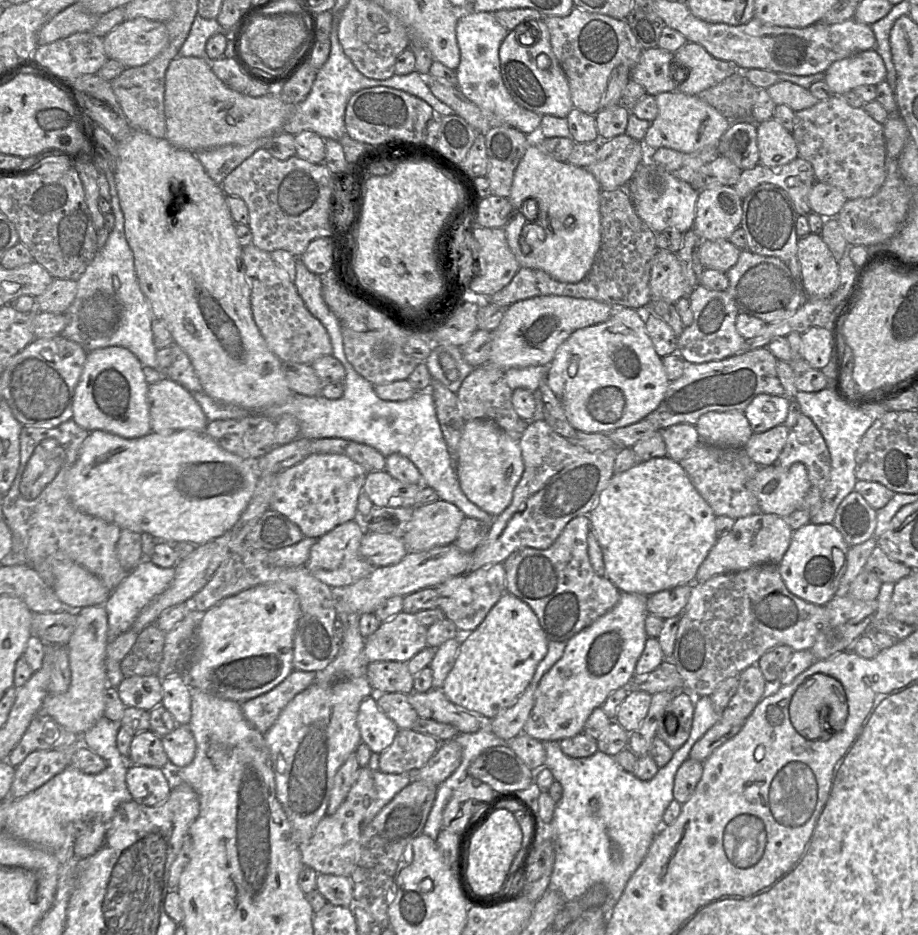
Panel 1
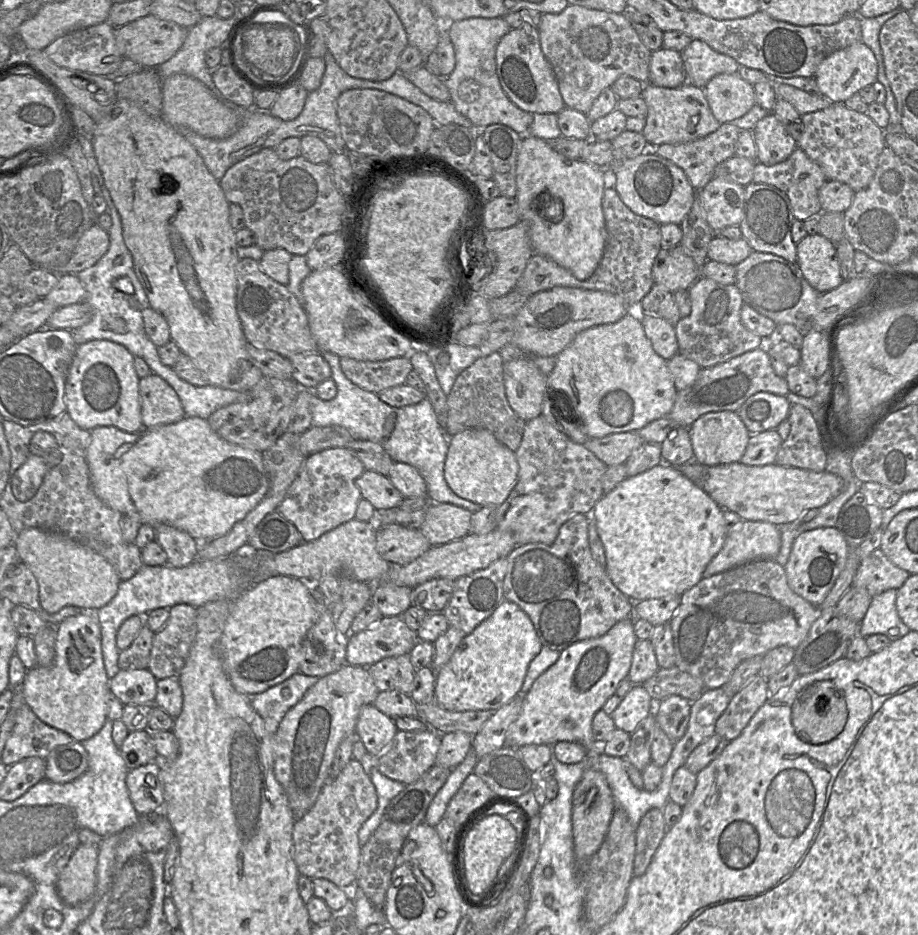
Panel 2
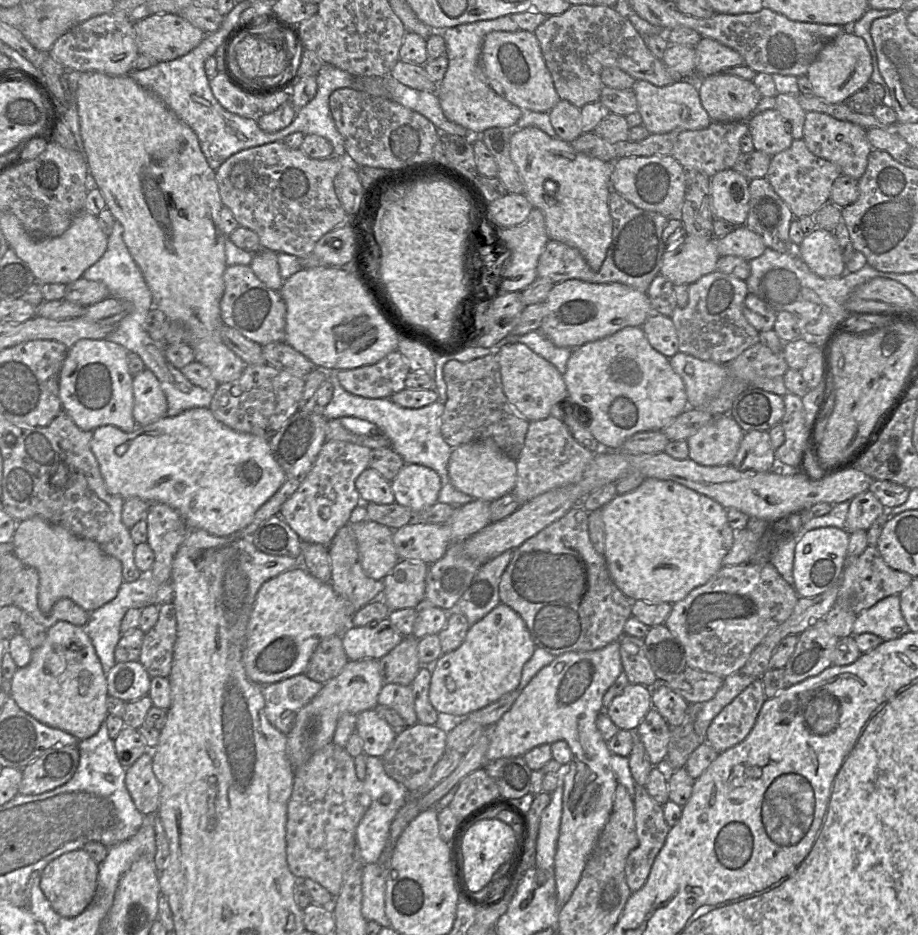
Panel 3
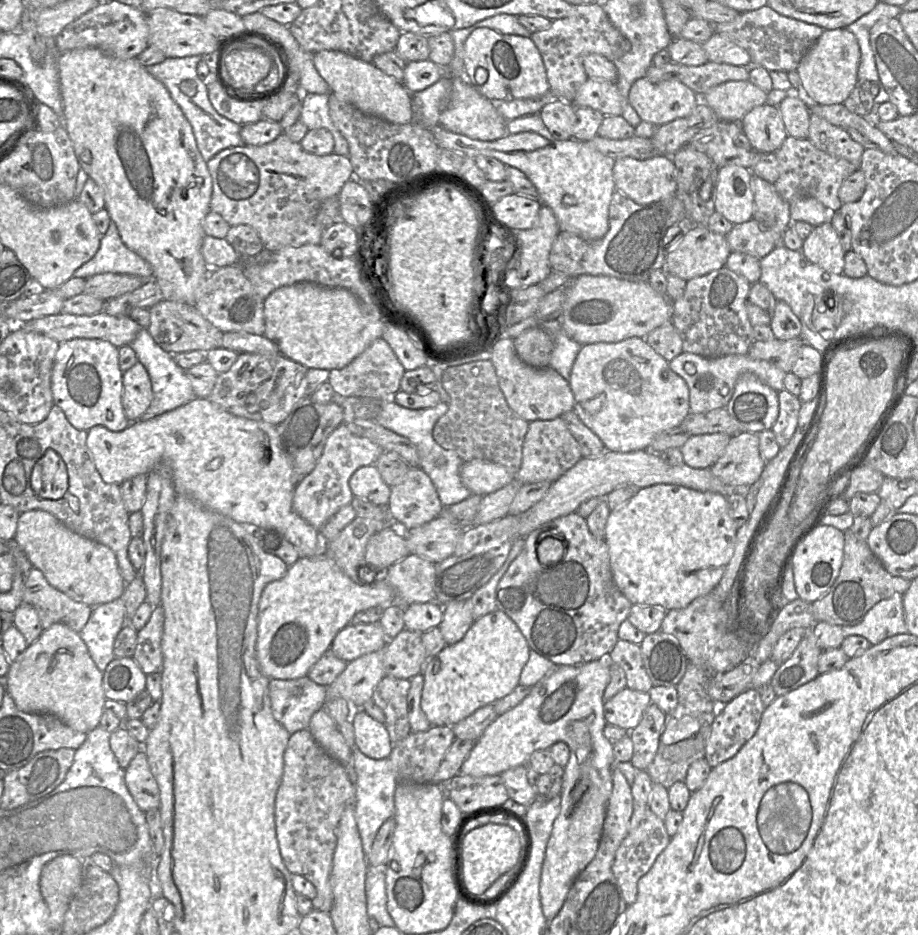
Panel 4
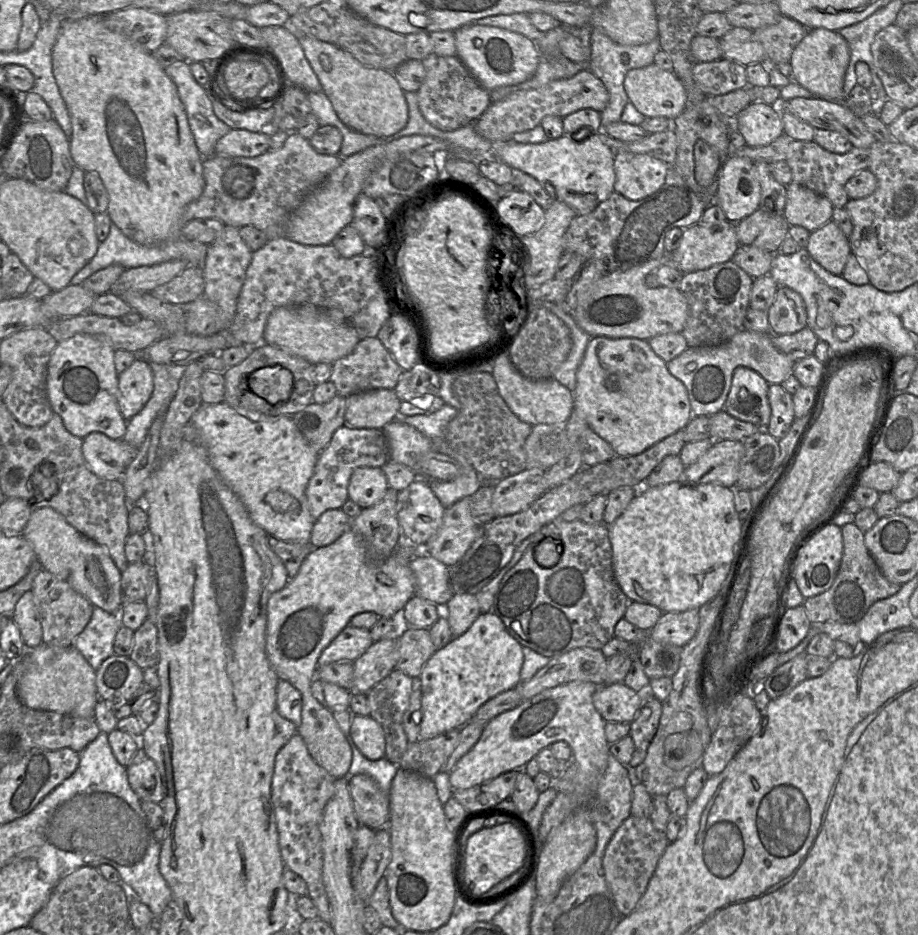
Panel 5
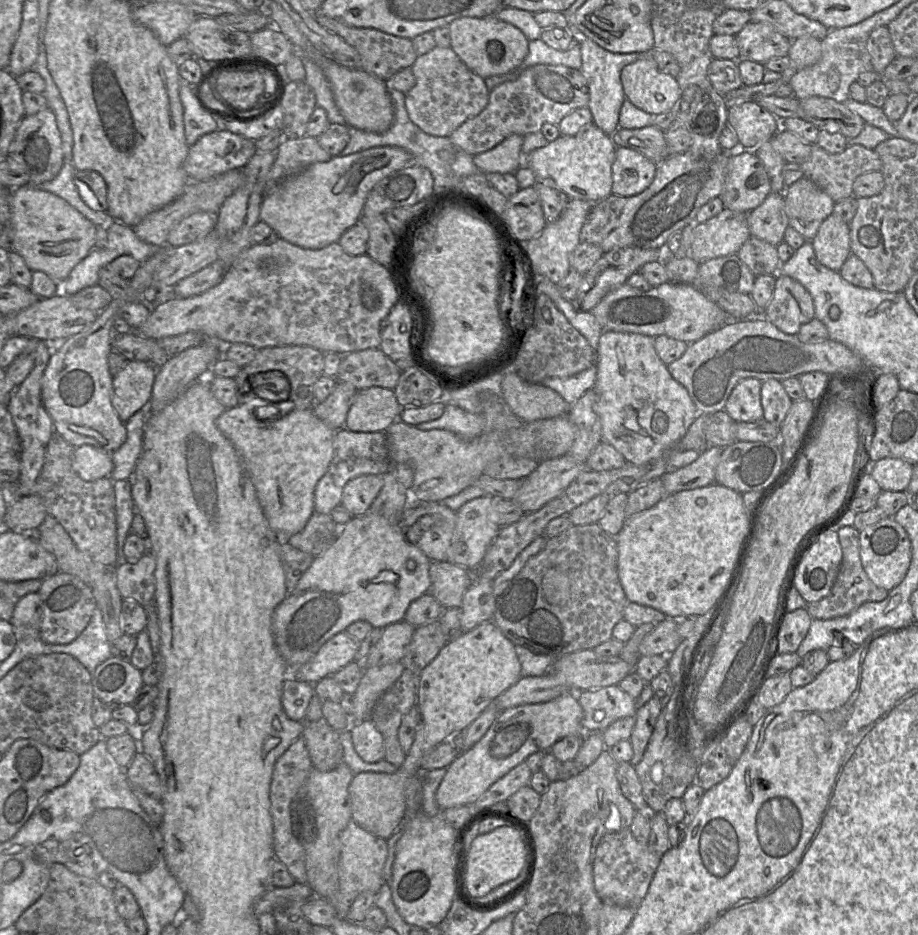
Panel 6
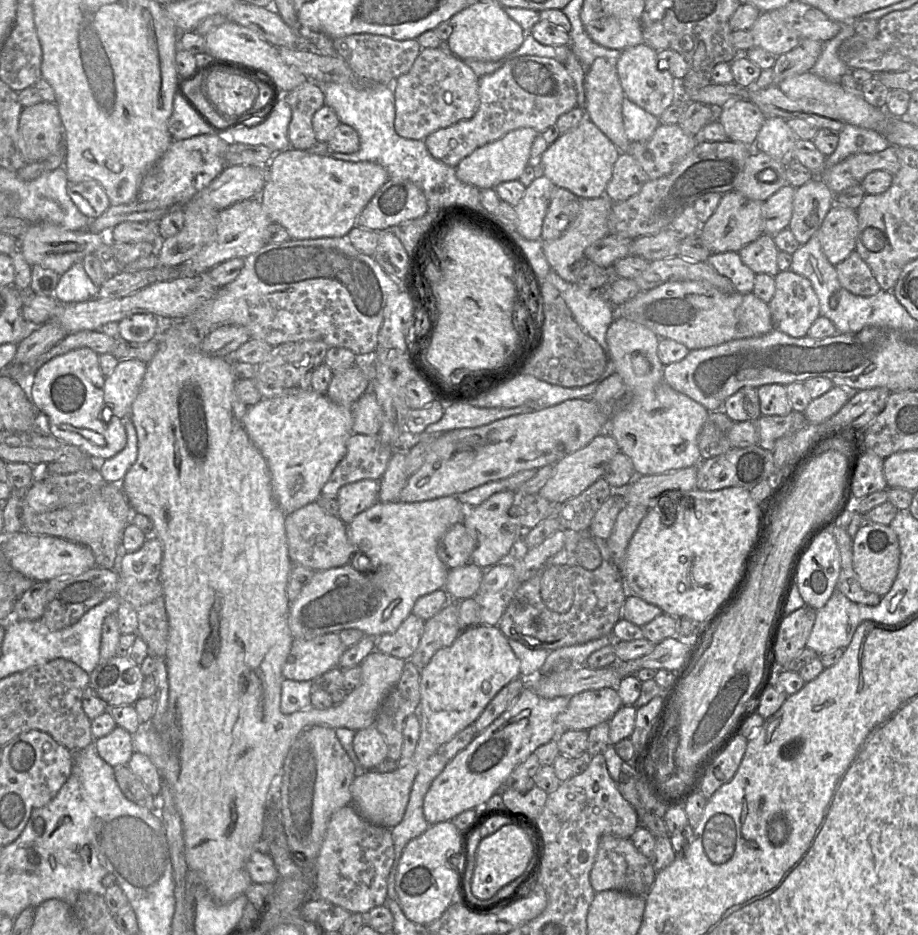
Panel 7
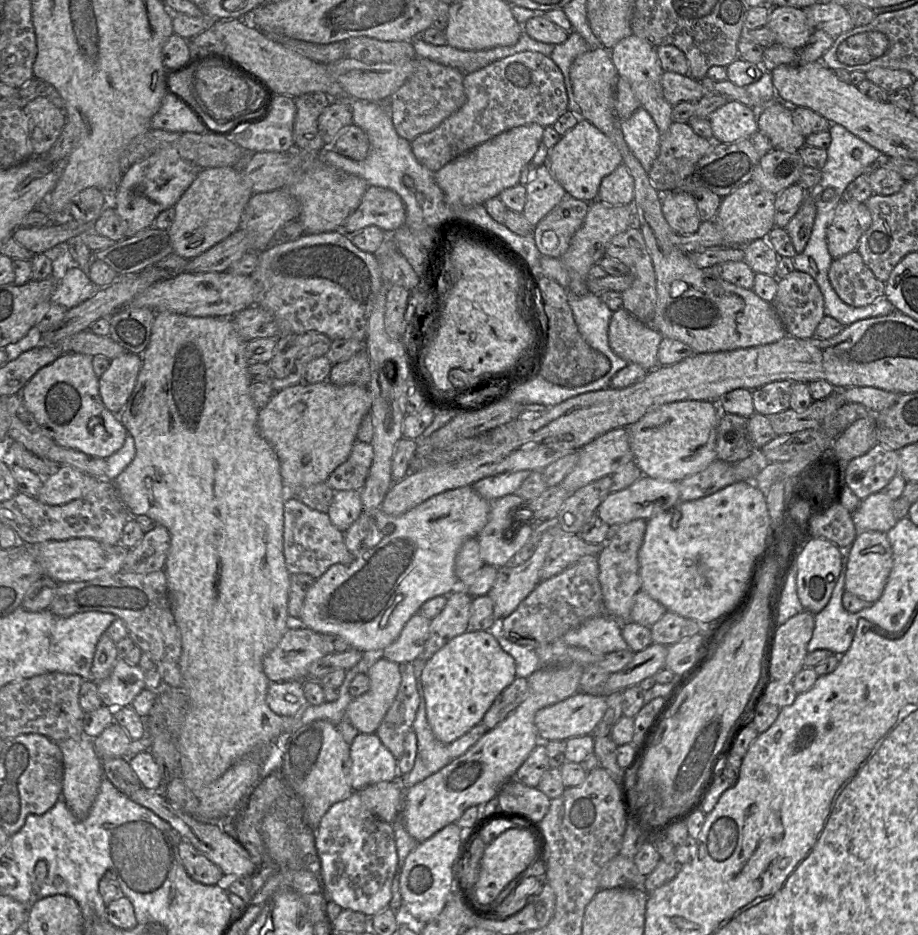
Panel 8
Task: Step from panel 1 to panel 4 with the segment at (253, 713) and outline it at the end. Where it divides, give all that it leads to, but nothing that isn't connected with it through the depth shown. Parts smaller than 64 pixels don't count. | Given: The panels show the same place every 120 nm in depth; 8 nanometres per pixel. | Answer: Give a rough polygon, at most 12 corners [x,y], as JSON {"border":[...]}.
{"border":[[308,676],[270,679],[274,718],[292,735],[325,709],[327,687]]}

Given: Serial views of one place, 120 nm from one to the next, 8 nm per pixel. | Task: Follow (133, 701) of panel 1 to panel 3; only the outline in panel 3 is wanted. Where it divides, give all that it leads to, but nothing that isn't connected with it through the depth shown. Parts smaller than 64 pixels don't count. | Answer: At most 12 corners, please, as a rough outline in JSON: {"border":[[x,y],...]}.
{"border":[[137,661],[106,675],[109,696],[130,702],[148,695],[151,677]]}

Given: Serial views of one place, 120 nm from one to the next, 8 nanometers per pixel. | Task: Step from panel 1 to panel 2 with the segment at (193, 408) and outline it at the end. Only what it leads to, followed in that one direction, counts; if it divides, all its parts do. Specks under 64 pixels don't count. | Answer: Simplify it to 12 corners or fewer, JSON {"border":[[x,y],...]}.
{"border":[[154,373],[139,380],[145,428],[185,417],[175,390]]}

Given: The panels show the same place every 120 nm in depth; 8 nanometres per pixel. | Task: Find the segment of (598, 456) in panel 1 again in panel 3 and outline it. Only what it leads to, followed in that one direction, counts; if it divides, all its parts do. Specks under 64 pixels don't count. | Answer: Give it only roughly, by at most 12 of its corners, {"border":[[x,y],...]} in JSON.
{"border":[[557,418],[530,422],[510,492],[578,482],[594,453]]}

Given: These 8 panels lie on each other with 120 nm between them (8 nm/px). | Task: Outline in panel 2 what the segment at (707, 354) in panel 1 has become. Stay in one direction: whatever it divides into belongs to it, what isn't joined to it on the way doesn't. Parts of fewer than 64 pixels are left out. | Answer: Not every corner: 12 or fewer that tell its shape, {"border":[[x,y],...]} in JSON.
{"border":[[701,276],[674,326],[678,354],[709,368],[764,346],[735,284]]}

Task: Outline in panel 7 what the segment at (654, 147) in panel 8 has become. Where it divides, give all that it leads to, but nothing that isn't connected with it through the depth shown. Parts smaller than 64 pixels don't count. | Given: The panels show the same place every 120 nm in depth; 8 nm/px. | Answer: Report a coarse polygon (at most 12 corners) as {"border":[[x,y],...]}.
{"border":[[627,98],[622,102],[624,131],[630,142],[648,140],[658,117]]}

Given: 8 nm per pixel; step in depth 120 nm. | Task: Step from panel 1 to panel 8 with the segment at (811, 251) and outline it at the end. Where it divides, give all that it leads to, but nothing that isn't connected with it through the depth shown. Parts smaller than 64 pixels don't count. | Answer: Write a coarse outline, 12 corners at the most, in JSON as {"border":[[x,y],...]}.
{"border":[[841,200],[827,229],[832,258],[855,251],[871,223],[865,203]]}

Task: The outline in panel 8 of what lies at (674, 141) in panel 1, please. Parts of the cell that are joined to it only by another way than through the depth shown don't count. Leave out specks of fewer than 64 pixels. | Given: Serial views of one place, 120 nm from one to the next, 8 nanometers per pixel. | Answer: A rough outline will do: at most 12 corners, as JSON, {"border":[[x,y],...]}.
{"border":[[631,34],[609,50],[660,134],[673,123],[656,48]]}

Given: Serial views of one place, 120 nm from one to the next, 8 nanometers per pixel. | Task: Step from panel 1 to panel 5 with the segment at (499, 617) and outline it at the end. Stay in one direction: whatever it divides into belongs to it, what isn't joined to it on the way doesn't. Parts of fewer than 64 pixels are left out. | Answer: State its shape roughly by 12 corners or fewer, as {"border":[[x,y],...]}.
{"border":[[481,613],[426,662],[419,740],[518,686],[522,647]]}

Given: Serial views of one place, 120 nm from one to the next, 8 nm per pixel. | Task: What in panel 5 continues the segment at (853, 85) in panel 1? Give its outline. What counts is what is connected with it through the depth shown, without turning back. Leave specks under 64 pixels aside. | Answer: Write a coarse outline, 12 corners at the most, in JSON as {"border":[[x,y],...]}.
{"border":[[808,30],[789,60],[815,97],[841,100],[850,61],[837,31]]}

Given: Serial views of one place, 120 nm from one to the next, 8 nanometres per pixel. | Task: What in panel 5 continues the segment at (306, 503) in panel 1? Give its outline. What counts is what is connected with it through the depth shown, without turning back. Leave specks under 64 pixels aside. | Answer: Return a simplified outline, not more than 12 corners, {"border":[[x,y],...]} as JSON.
{"border":[[339,427],[306,487],[314,520],[348,500],[355,469],[389,459],[383,429]]}

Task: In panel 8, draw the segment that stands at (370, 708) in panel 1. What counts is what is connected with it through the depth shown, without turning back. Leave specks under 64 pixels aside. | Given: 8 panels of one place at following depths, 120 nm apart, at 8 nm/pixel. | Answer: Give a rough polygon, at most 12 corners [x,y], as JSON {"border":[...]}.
{"border":[[376,733],[350,745],[353,791],[401,781],[397,759]]}

